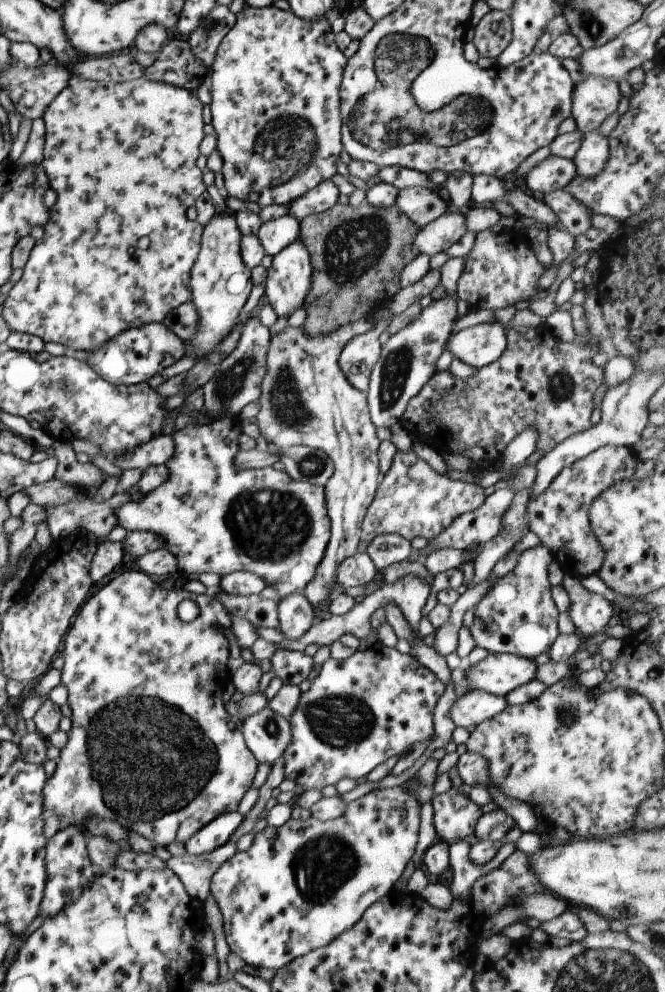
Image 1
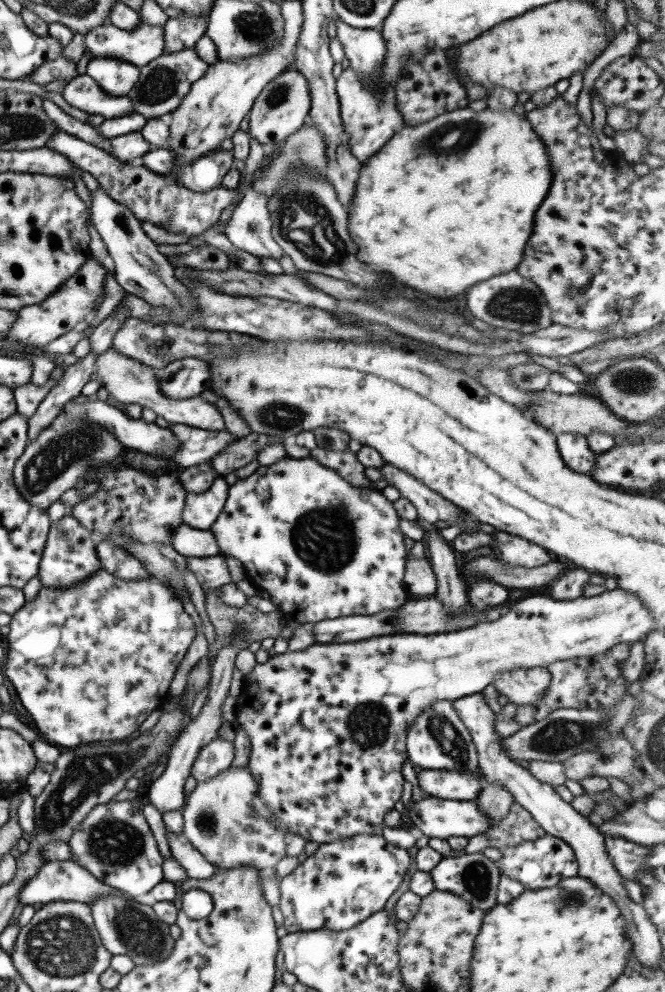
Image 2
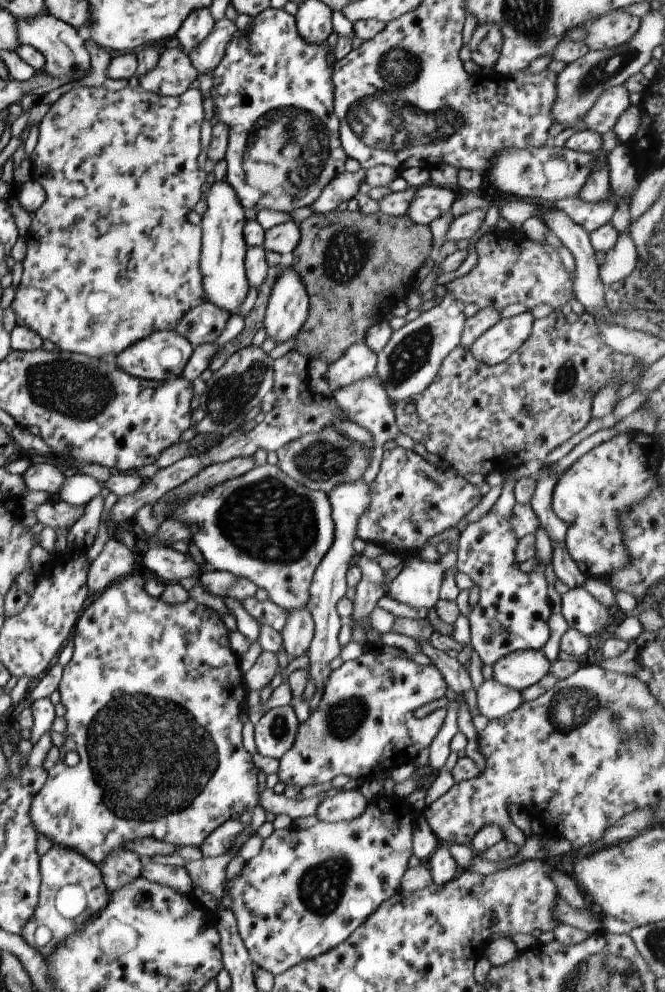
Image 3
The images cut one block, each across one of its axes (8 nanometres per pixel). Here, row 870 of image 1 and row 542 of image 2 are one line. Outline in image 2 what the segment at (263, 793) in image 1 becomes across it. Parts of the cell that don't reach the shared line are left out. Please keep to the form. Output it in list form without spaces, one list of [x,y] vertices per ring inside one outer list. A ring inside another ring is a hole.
[[[183,525],[172,531],[172,548],[181,555],[204,558],[221,554],[218,541],[211,531],[197,530]]]

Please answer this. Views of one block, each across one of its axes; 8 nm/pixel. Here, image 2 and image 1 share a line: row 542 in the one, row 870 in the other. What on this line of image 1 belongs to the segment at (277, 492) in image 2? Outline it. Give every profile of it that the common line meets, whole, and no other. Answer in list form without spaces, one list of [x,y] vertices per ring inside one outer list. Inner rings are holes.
[[[406,782],[401,786],[394,786],[394,788],[371,791],[365,796],[362,796],[362,798],[358,798],[358,800],[353,800],[352,802],[346,801],[346,812],[333,820],[320,821],[311,817],[300,823],[300,820],[291,819],[279,828],[273,829],[268,826],[262,832],[256,834],[255,840],[248,850],[236,852],[212,876],[210,895],[216,900],[220,912],[222,912],[224,934],[226,935],[226,942],[230,947],[230,953],[234,952],[234,954],[240,956],[246,965],[278,971],[284,968],[286,964],[290,964],[294,958],[299,958],[312,950],[316,950],[316,948],[330,944],[342,932],[353,928],[354,924],[360,921],[362,914],[365,914],[370,906],[373,906],[380,898],[389,895],[395,890],[396,882],[401,878],[404,870],[406,870],[406,866],[411,862],[416,851],[420,832],[420,814],[421,804],[416,799],[416,796],[410,792],[410,784]]]

